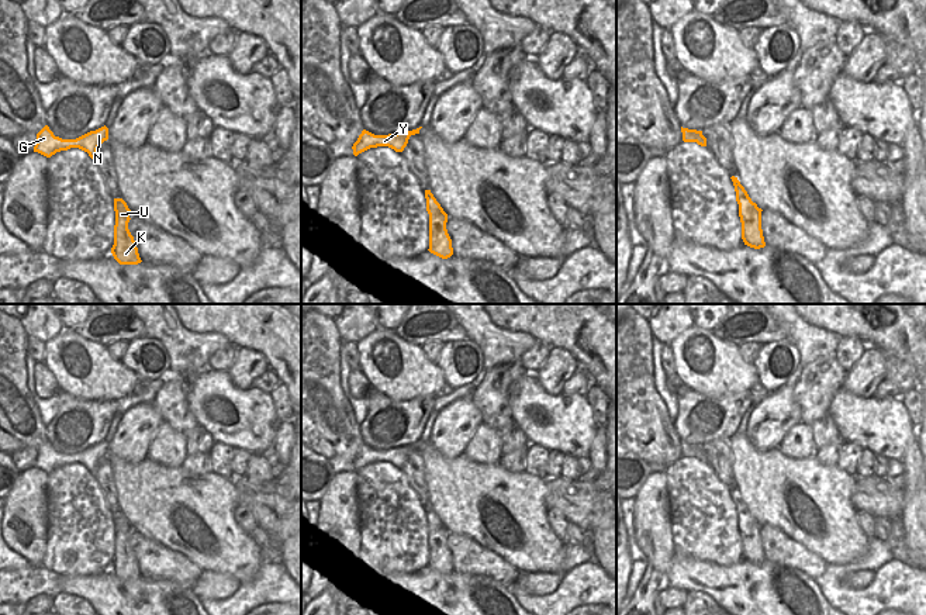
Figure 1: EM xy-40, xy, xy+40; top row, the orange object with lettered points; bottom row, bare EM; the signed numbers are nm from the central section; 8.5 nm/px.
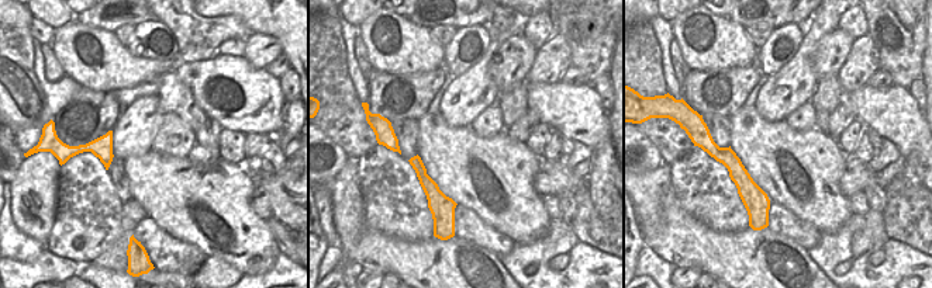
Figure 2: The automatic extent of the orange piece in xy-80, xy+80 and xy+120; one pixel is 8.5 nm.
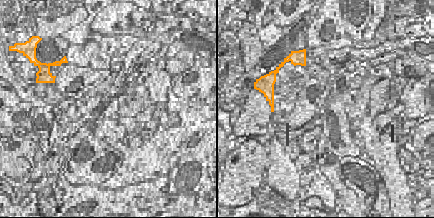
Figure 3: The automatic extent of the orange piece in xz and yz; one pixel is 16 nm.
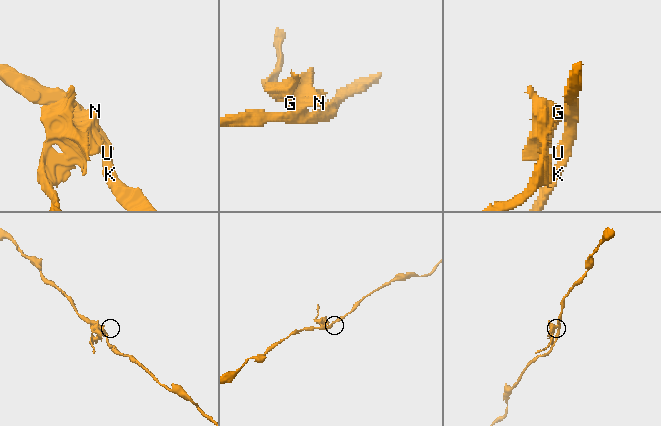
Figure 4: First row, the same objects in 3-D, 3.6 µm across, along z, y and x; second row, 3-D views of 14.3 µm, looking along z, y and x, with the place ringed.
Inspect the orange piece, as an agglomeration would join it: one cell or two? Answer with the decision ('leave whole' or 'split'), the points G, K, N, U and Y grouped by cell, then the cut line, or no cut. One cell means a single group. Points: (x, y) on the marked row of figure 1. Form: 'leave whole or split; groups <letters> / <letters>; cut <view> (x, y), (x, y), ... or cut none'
split; groups G N Y / K U; cut xy+40 (702, 135), (684, 141)

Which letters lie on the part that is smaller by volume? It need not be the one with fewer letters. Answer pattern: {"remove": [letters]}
{"remove": ["G", "N", "Y"]}

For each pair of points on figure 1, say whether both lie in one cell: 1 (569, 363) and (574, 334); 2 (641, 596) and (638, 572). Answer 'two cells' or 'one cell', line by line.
1: two cells
2: two cells

